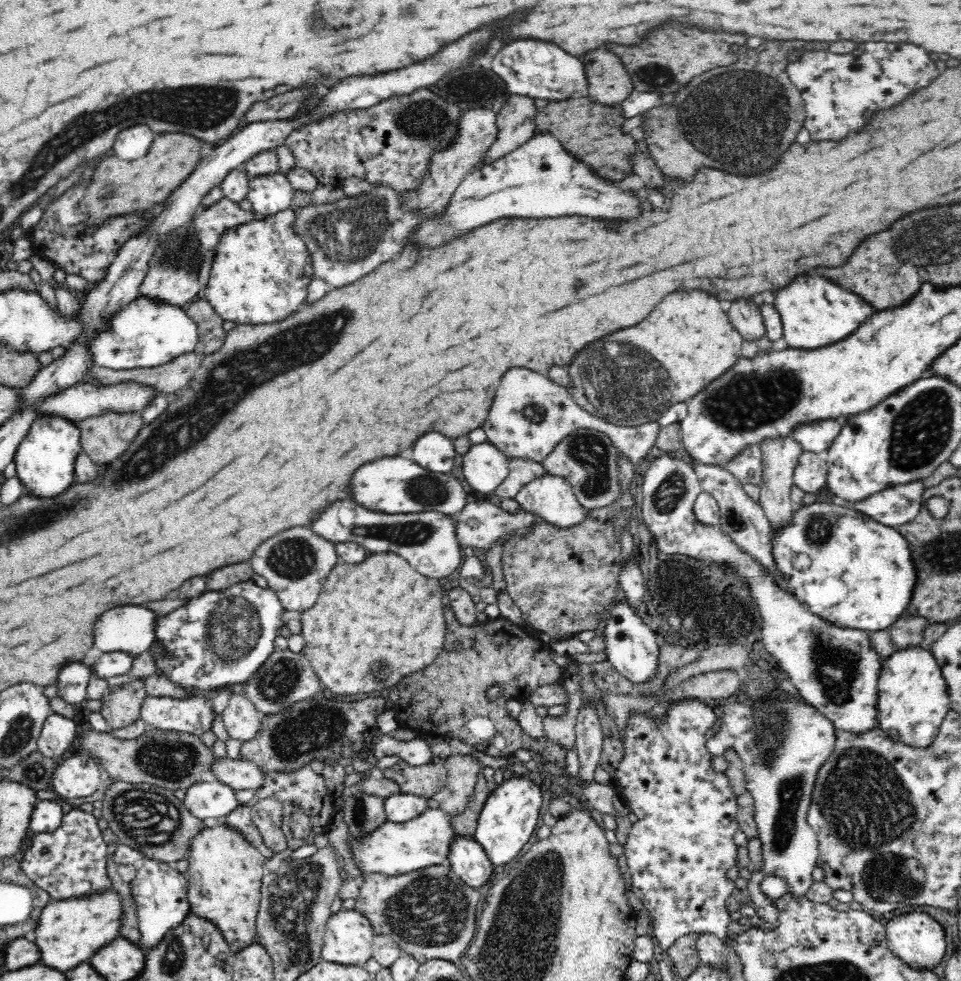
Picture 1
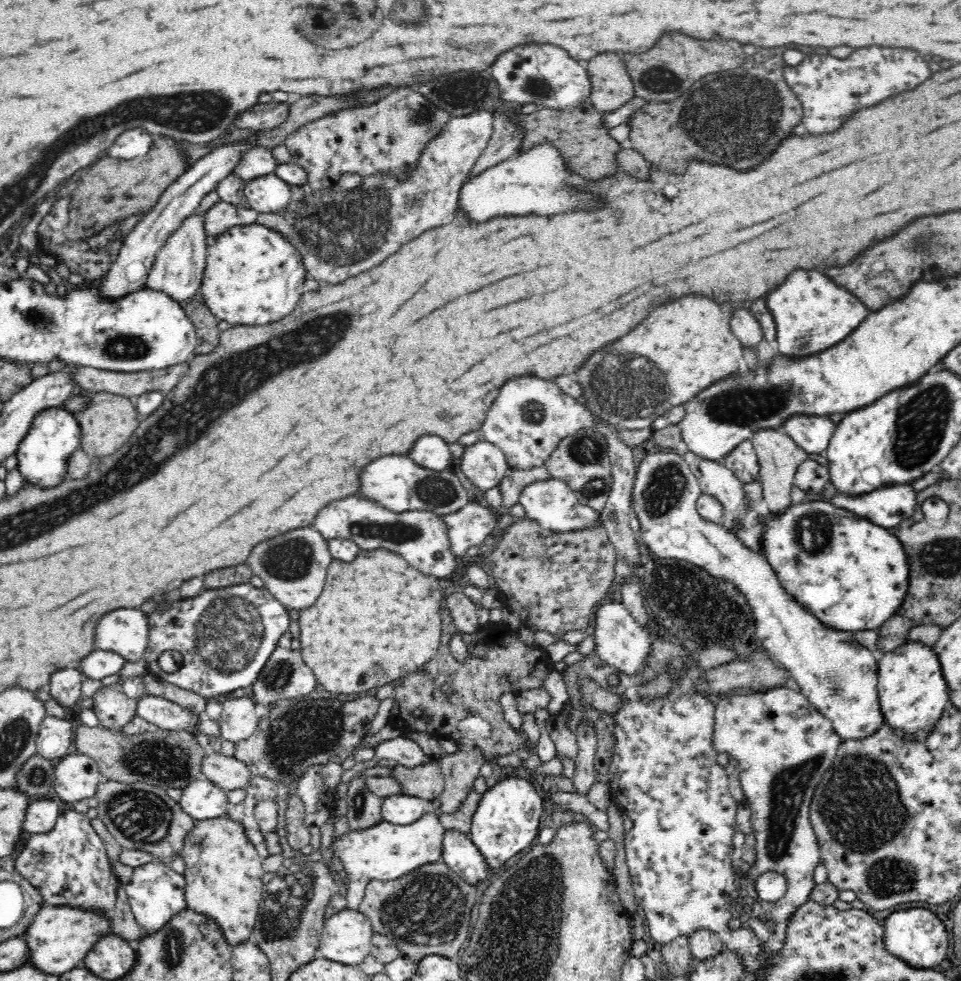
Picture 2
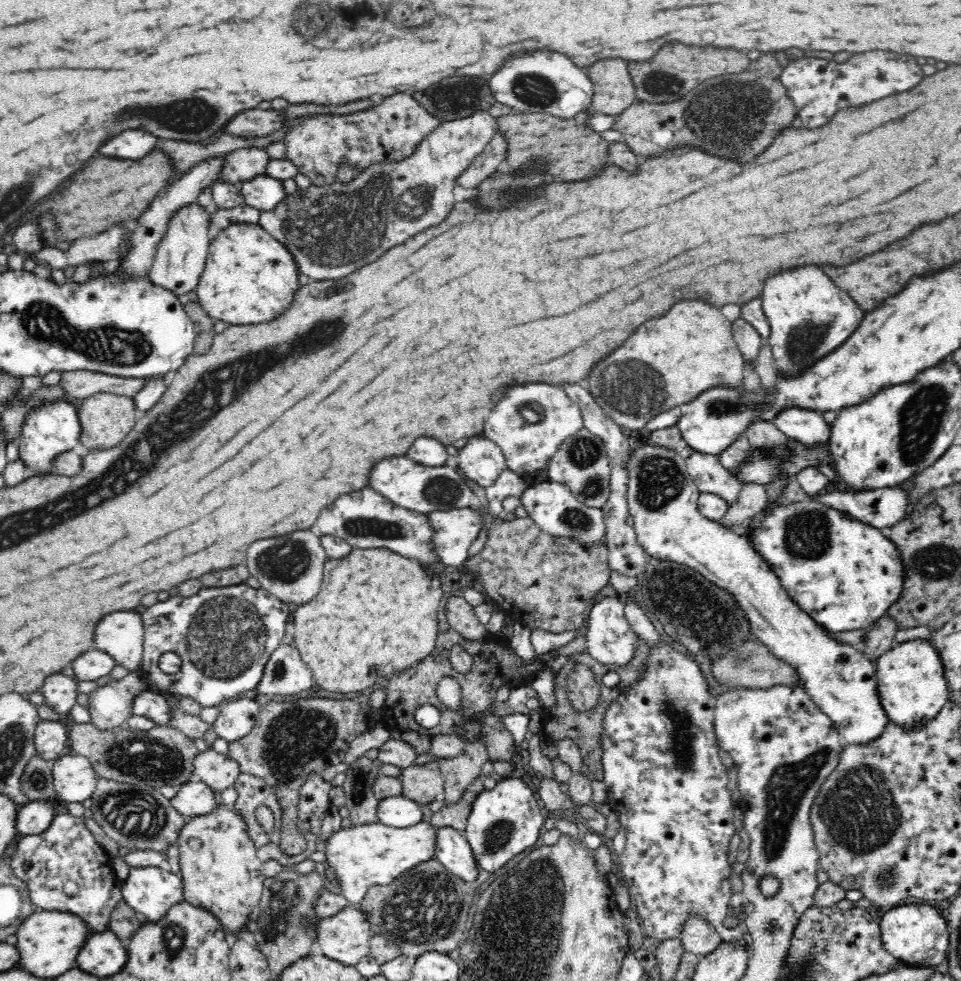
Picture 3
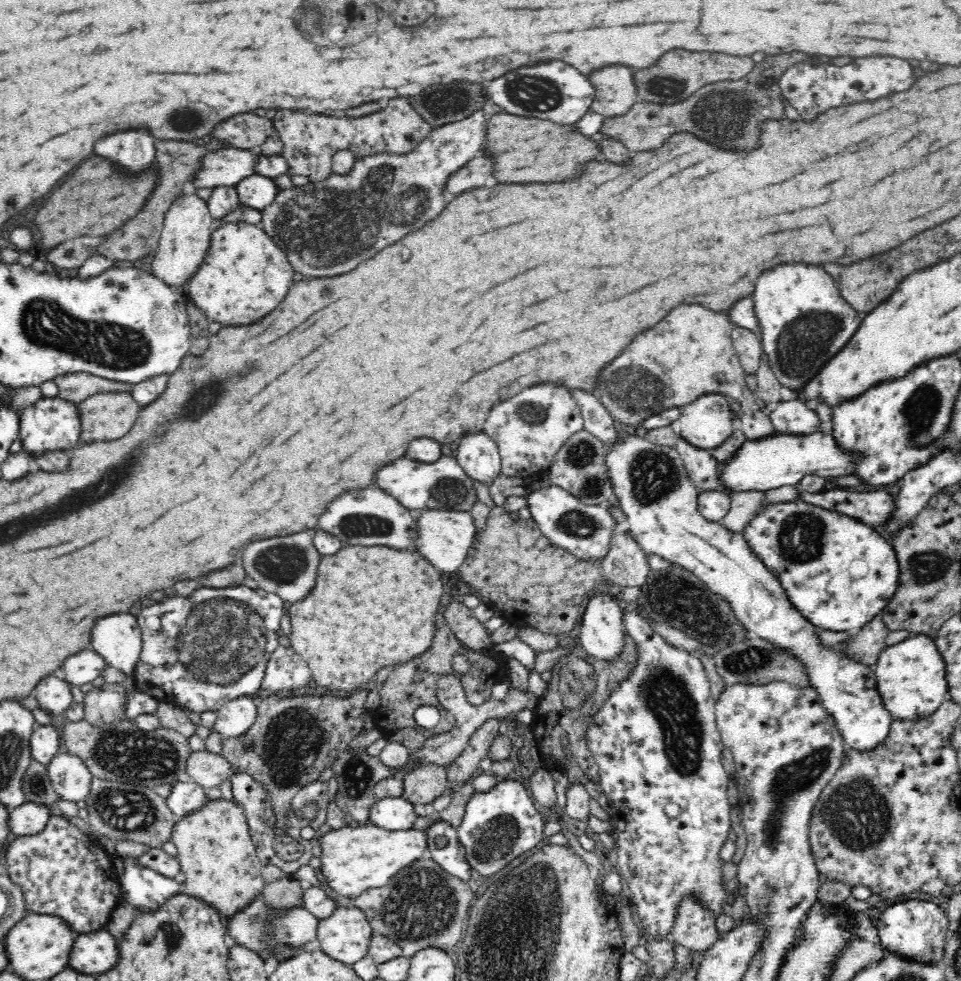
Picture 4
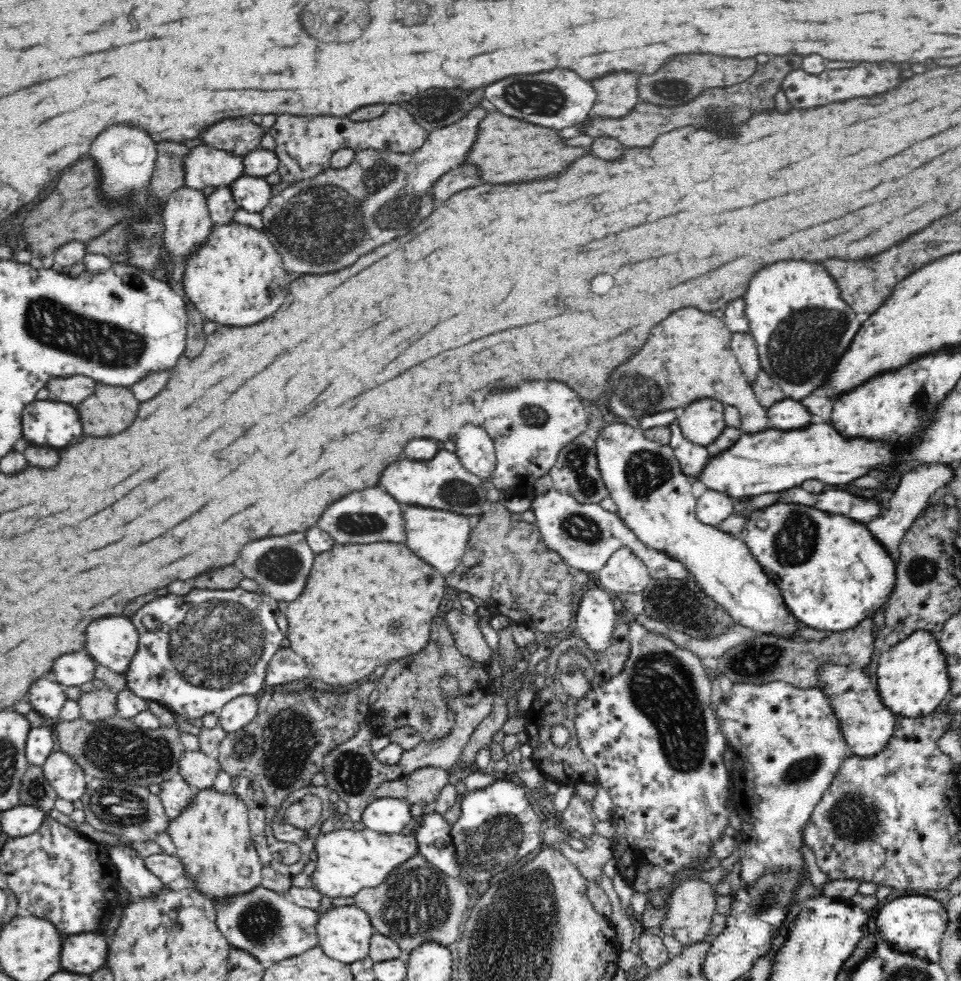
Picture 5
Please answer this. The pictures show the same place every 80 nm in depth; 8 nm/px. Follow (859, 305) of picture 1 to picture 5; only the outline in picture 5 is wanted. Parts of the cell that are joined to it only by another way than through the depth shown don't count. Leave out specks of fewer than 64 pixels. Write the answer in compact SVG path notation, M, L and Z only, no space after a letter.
M784 260L766 266L754 274L744 298L744 314L747 316L749 333L756 341L762 370L768 373L788 398L796 401L810 396L814 390L823 386L862 326L858 314L840 298L836 282L820 264Z

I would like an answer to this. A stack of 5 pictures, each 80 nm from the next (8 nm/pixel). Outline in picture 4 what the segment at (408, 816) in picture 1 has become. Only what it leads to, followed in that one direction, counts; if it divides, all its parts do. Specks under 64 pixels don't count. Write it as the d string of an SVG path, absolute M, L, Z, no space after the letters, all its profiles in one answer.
M402 796L376 799L369 818L370 825L380 826L386 831L398 831L412 829L418 816L414 813L413 804Z

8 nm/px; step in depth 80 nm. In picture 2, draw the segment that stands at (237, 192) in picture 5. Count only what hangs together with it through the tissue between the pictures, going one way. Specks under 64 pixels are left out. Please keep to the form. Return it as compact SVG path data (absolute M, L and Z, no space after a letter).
M274 173L247 181L245 195L259 213L280 212L291 201L288 183Z

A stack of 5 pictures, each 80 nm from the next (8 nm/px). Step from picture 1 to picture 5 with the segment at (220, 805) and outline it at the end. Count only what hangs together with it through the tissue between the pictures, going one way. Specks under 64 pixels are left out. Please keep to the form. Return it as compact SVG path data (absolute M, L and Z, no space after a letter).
M180 778L165 780L159 785L160 792L157 797L164 807L165 815L171 822L190 804L198 792L198 789Z

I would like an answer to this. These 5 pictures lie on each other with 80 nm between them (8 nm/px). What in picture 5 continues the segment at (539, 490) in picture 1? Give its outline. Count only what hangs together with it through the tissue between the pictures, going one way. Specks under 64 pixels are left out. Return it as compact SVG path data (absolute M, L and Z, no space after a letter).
M552 489L535 496L531 502L531 510L535 514L535 523L546 546L557 552L569 567L590 572L596 576L606 564L606 560L618 548L625 546L647 566L652 579L661 583L680 583L678 580L690 580L690 578L696 581L684 564L674 557L646 547L617 513L605 510L599 503L582 504L570 494Z

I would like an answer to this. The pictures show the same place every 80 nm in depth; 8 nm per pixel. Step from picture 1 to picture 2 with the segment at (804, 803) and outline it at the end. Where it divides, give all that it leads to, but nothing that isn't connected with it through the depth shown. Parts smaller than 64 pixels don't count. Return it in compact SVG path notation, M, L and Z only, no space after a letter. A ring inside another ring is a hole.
M792 684L754 694L721 696L721 700L715 705L712 745L714 750L728 753L738 761L745 804L752 814L750 825L756 839L756 862L751 865L746 878L751 881L748 896L752 896L757 904L751 907L752 915L747 917L745 925L755 932L757 940L761 943L762 961L780 952L780 948L784 946L790 916L796 912L796 908L810 901L812 890L816 886L812 877L815 868L821 864L821 854L818 838L809 820L810 806L816 787L820 784L824 772L832 766L842 741L833 729L831 720L818 712L818 709ZM766 872L781 874L788 881L784 898L777 902L765 902L760 899L754 888L754 881Z

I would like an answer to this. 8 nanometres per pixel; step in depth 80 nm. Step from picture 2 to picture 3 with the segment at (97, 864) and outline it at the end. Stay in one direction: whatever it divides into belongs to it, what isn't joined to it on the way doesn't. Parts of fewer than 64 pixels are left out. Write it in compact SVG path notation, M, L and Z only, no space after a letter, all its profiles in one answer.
M66 812L57 814L45 832L20 838L16 852L10 856L10 866L14 870L14 876L26 883L35 909L69 912L81 918L94 933L101 933L107 930L112 911L123 900L121 880L115 875L109 858L101 844L86 829L84 817L74 817Z

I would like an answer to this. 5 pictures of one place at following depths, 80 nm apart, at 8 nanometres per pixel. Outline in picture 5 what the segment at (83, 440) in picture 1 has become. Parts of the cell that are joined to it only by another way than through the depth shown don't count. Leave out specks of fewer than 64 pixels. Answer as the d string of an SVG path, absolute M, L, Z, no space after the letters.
M100 383L96 385L94 394L87 396L75 408L80 412L86 436L110 436L132 424L138 404L140 402L128 388Z

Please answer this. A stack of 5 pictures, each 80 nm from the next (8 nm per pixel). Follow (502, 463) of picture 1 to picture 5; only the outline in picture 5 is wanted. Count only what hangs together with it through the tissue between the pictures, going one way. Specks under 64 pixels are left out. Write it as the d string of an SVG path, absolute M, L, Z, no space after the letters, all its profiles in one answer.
M464 424L456 434L456 456L469 472L487 480L496 470L494 443L486 429L474 424Z

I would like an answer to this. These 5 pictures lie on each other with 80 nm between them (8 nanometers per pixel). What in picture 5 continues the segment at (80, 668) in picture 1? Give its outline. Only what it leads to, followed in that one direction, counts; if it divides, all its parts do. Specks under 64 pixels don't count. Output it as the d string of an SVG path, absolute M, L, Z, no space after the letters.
M49 676L36 679L28 690L28 702L38 714L53 721L59 716L60 709L68 700L65 687Z

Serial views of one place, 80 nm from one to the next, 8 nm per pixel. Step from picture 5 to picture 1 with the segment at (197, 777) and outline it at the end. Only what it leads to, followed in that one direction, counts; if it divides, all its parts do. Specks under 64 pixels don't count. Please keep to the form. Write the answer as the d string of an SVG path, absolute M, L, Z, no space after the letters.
M226 757L214 759L211 766L213 779L230 785L232 790L256 790L262 786L265 774L254 762Z

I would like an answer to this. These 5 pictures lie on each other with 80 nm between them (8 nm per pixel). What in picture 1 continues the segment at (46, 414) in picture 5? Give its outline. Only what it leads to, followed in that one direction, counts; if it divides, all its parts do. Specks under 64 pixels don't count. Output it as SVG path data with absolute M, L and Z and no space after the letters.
M37 416L34 419L30 430L18 445L13 460L16 476L26 487L26 493L50 498L58 496L74 482L74 462L82 452L80 434L77 424L62 416Z

